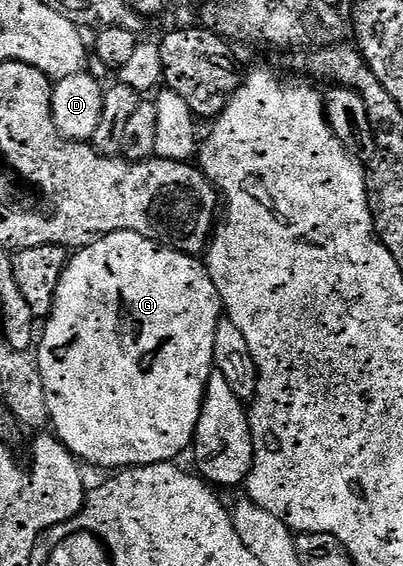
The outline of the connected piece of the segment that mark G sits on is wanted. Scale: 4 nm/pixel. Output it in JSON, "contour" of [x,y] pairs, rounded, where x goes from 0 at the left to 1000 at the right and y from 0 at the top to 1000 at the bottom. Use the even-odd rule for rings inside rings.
{"contour":[[[285,410],[231,424],[211,438],[181,443],[144,498],[129,557],[117,560],[112,572],[119,574],[112,580],[107,574],[104,592],[84,622],[104,675],[119,691],[119,716],[129,733],[124,749],[127,754],[139,754],[136,769],[211,822],[241,820],[248,827],[278,827],[268,830],[347,827],[355,820],[412,820],[447,809],[437,806],[452,804],[464,792],[469,797],[486,774],[511,682],[531,655],[531,594],[541,590],[548,564],[546,521],[514,472],[489,454],[464,452],[439,438],[375,424],[340,410]]]}

